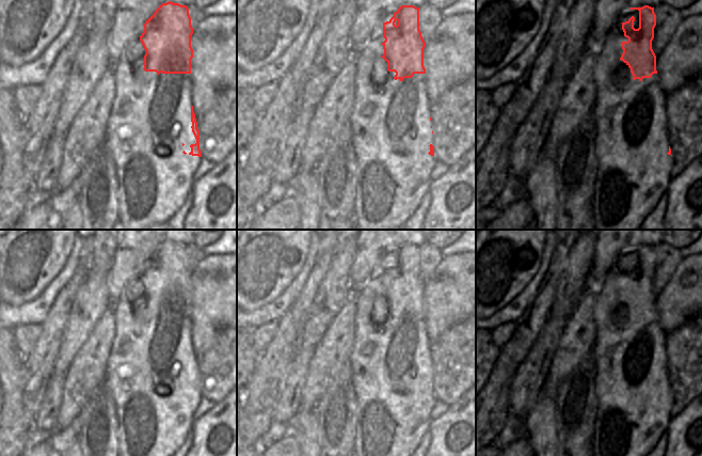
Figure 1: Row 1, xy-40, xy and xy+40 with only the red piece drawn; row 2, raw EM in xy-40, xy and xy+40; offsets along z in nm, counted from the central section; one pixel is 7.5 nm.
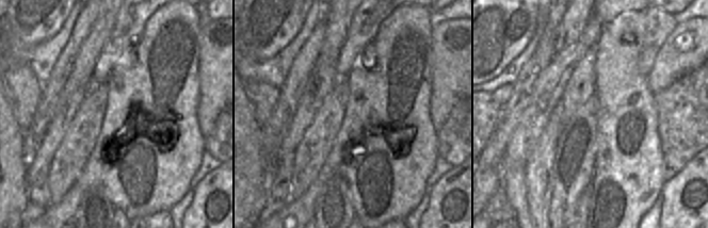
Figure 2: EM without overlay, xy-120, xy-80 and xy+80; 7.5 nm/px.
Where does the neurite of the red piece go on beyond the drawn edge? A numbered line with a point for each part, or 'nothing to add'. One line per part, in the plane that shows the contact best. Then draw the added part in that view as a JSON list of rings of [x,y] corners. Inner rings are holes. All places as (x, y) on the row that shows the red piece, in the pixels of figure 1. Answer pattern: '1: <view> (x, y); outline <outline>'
1: xy (391, 124); outline [[[383,29],[372,36],[364,44],[362,49],[355,56],[355,103],[349,123],[351,124],[351,132],[353,135],[353,150],[357,160],[357,186],[355,188],[355,205],[353,207],[353,225],[357,230],[398,230],[404,225],[404,222],[415,213],[421,199],[430,191],[430,184],[432,182],[430,175],[436,164],[436,158],[429,155],[430,144],[434,143],[434,135],[431,129],[430,121],[430,103],[426,92],[426,74],[414,74],[412,78],[404,78],[395,80],[395,72],[387,70],[387,62],[382,58],[384,53],[382,43],[385,41],[383,36]]]

